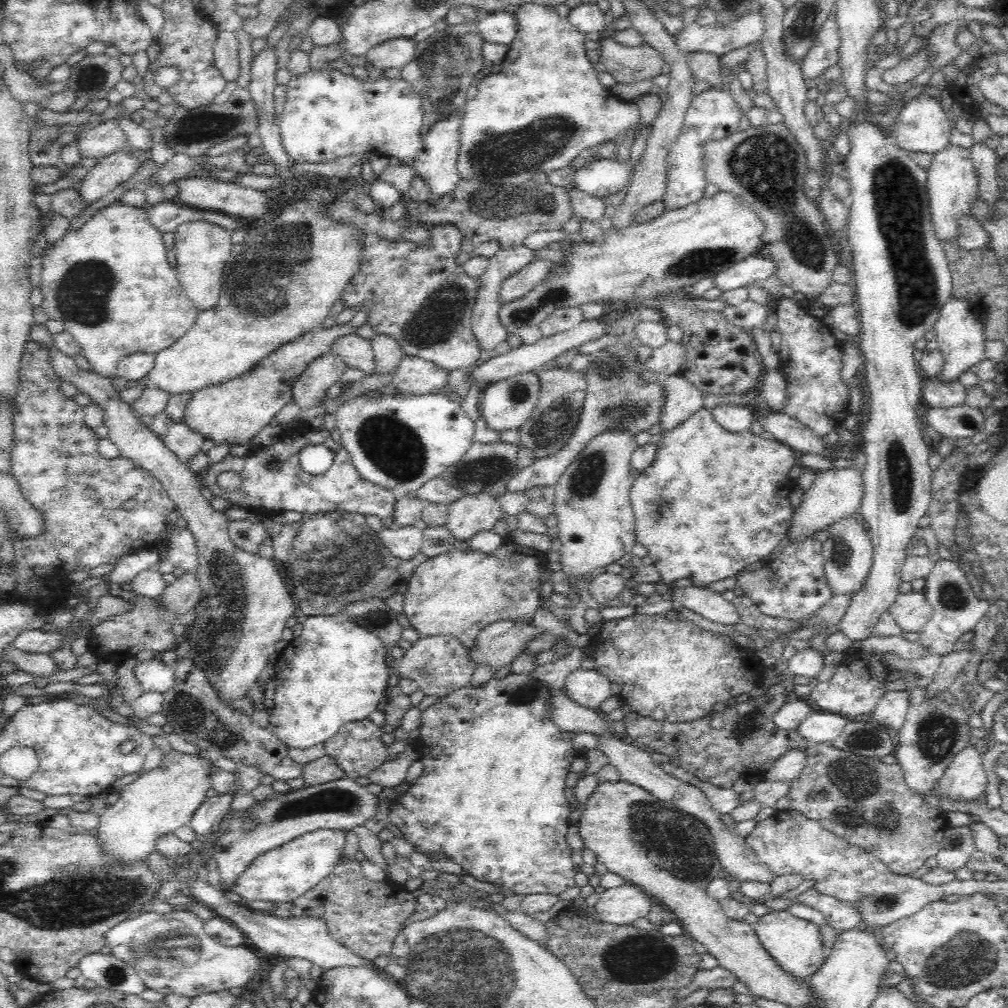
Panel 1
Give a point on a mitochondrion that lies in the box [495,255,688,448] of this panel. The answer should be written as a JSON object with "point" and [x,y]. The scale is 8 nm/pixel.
{"point":[636,408]}

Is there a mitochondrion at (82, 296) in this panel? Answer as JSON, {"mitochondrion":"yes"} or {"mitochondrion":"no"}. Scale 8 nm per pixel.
{"mitochondrion":"yes"}

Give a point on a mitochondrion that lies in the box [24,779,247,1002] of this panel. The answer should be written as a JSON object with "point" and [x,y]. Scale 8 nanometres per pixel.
{"point":[166,948]}

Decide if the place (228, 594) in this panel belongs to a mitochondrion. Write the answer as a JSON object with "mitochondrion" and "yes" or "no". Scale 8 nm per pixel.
{"mitochondrion":"yes"}

